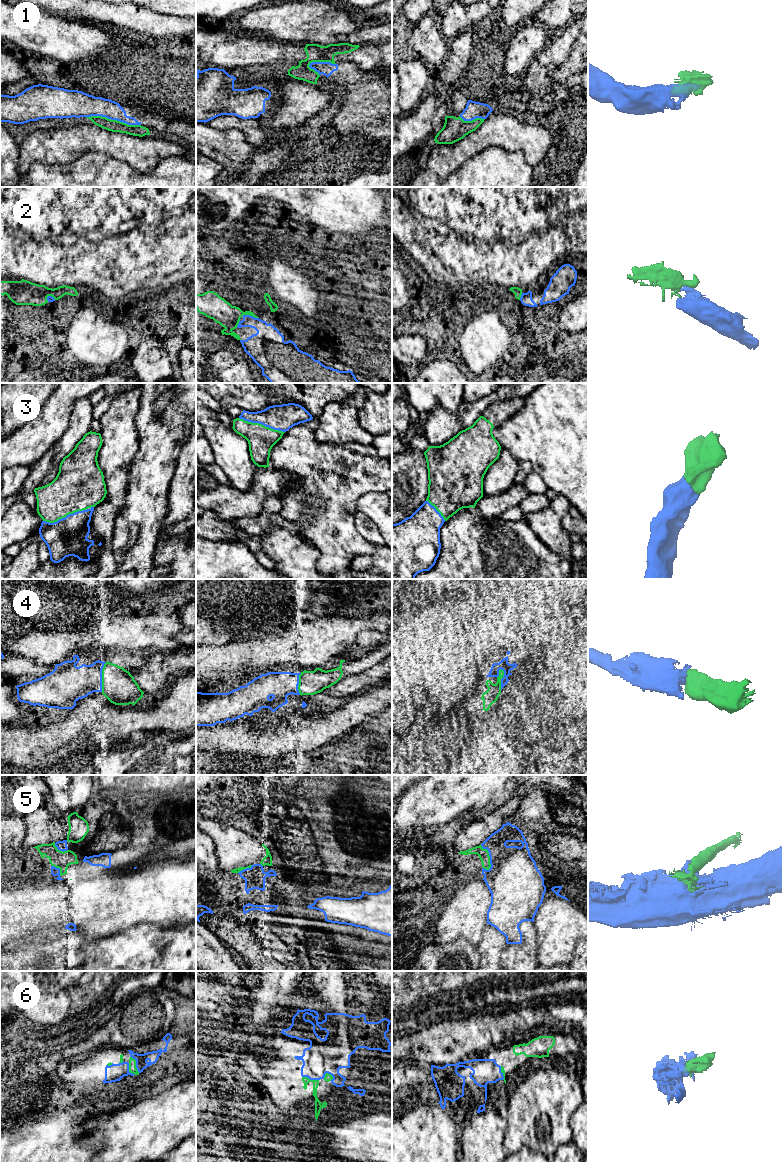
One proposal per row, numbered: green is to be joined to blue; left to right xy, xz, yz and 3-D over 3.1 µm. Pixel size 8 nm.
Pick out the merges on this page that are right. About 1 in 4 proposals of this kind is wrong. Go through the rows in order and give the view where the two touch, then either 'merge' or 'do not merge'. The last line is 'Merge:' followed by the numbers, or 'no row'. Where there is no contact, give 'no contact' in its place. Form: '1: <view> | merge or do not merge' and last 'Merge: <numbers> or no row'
1: xy | do not merge
2: xz | merge
3: xz | merge
4: yz | merge
5: yz | do not merge
6: xy | merge
Merge: 2, 3, 4, 6

